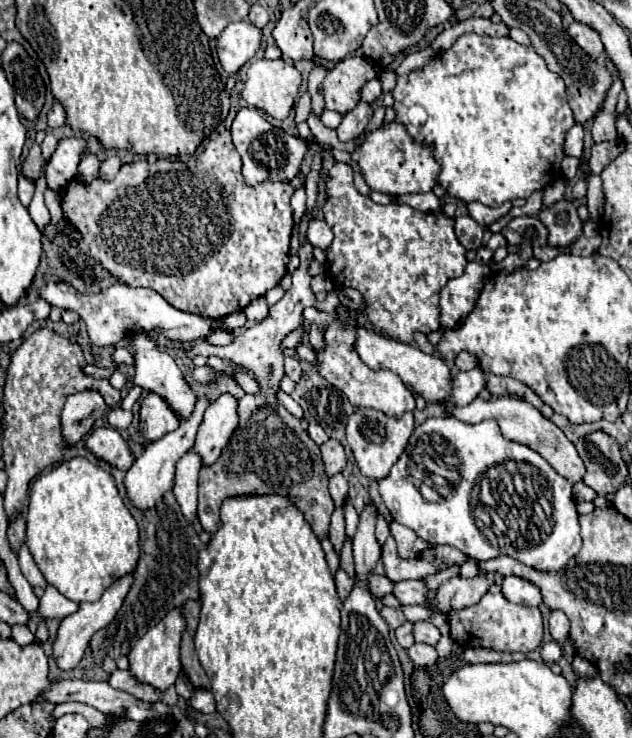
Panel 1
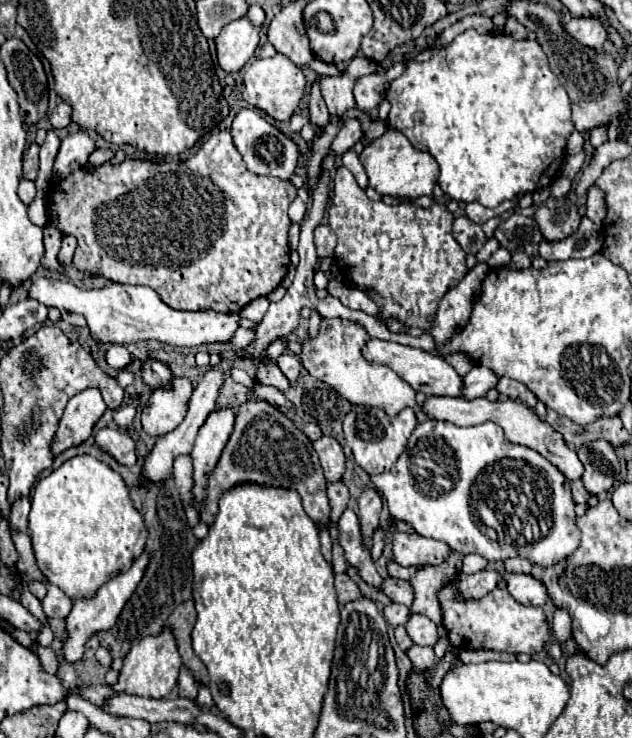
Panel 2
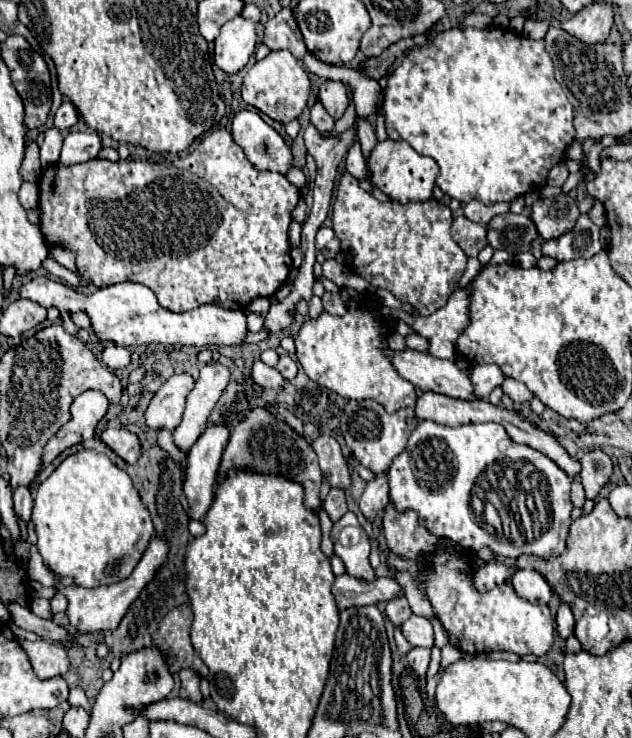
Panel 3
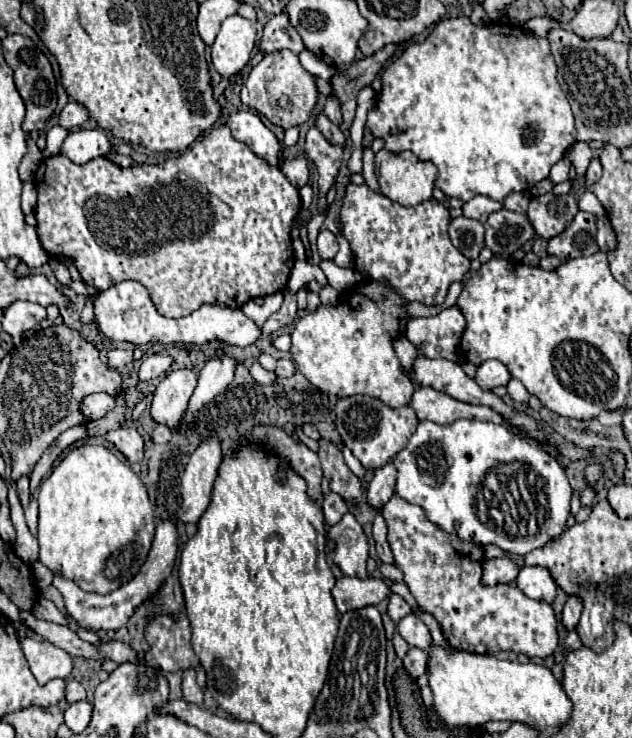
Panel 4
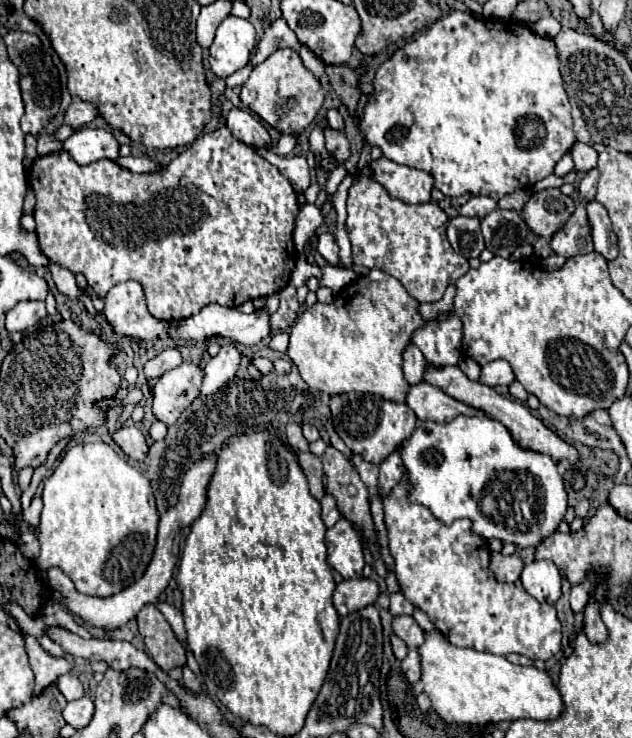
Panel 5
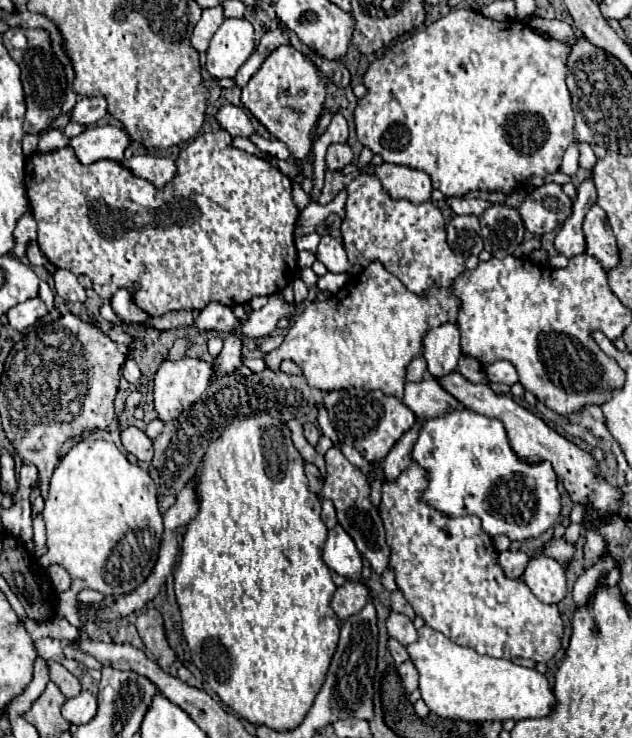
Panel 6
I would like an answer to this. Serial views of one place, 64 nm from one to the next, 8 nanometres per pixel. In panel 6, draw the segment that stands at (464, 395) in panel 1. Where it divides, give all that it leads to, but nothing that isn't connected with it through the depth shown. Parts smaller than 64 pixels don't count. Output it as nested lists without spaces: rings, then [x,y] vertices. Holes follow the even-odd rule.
[[[500,360],[500,362],[494,362],[494,364],[488,364],[484,368],[486,372],[486,380],[488,382],[502,382],[502,384],[516,384],[518,382],[518,374],[516,374],[516,368],[506,362],[506,360]]]

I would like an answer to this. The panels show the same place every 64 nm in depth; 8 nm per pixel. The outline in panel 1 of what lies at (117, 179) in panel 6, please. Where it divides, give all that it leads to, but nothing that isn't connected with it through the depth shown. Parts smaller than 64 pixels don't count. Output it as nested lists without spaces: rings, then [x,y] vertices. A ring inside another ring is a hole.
[[[222,132],[220,136],[216,136],[214,140],[210,140],[210,144],[206,146],[206,150],[198,156],[198,158],[188,158],[186,162],[180,160],[158,160],[154,166],[154,174],[150,172],[150,164],[146,160],[136,160],[130,164],[124,164],[120,168],[120,172],[116,174],[116,178],[112,182],[102,182],[102,180],[94,180],[92,184],[84,184],[78,180],[72,180],[60,194],[62,194],[62,210],[64,210],[64,218],[78,228],[84,234],[84,240],[80,244],[80,254],[88,254],[90,258],[98,260],[104,268],[108,268],[108,272],[122,280],[128,286],[136,286],[136,288],[150,288],[154,292],[158,292],[168,304],[172,304],[174,308],[182,310],[182,312],[192,312],[198,316],[208,316],[214,320],[220,320],[232,312],[242,312],[252,300],[264,296],[272,286],[280,284],[280,280],[286,274],[286,266],[288,266],[288,252],[290,252],[290,234],[292,234],[292,226],[294,226],[294,218],[292,218],[292,206],[290,206],[290,198],[294,194],[294,188],[286,182],[264,182],[258,186],[246,186],[240,174],[240,156],[232,144],[230,132]]]

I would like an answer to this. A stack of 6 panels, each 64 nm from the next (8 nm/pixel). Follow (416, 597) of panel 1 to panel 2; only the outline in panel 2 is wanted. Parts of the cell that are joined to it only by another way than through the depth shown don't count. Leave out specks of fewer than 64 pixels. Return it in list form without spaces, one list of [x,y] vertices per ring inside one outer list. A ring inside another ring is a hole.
[[[386,578],[382,584],[382,592],[386,592],[394,602],[404,604],[404,606],[412,606],[414,602],[414,592],[412,592],[412,584],[406,580],[396,580],[396,578]]]

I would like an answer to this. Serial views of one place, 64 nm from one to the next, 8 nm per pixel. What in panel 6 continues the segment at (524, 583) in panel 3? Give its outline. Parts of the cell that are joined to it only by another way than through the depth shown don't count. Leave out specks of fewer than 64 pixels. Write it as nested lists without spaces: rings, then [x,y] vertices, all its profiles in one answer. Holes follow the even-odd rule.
[[[536,556],[534,560],[530,560],[522,580],[540,602],[558,604],[566,596],[564,566],[552,558]]]

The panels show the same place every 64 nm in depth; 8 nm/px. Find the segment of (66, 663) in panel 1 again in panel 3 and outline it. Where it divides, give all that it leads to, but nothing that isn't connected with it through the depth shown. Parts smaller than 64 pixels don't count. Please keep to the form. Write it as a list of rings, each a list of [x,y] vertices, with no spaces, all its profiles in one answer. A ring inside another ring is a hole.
[[[154,536],[150,546],[146,548],[144,556],[140,558],[140,562],[136,564],[136,568],[132,570],[132,576],[128,576],[128,580],[120,580],[116,584],[106,584],[106,586],[100,586],[100,588],[92,588],[92,590],[86,590],[86,588],[78,588],[78,586],[70,586],[70,588],[64,588],[60,584],[56,584],[56,588],[60,588],[60,592],[66,594],[68,598],[68,610],[66,610],[66,616],[70,620],[70,624],[80,632],[96,632],[96,630],[114,630],[122,616],[126,614],[128,606],[136,600],[136,596],[140,596],[140,592],[144,590],[144,586],[152,580],[152,576],[156,574],[156,568],[160,568],[160,564],[164,564],[166,560],[166,554],[168,554],[168,544]]]

